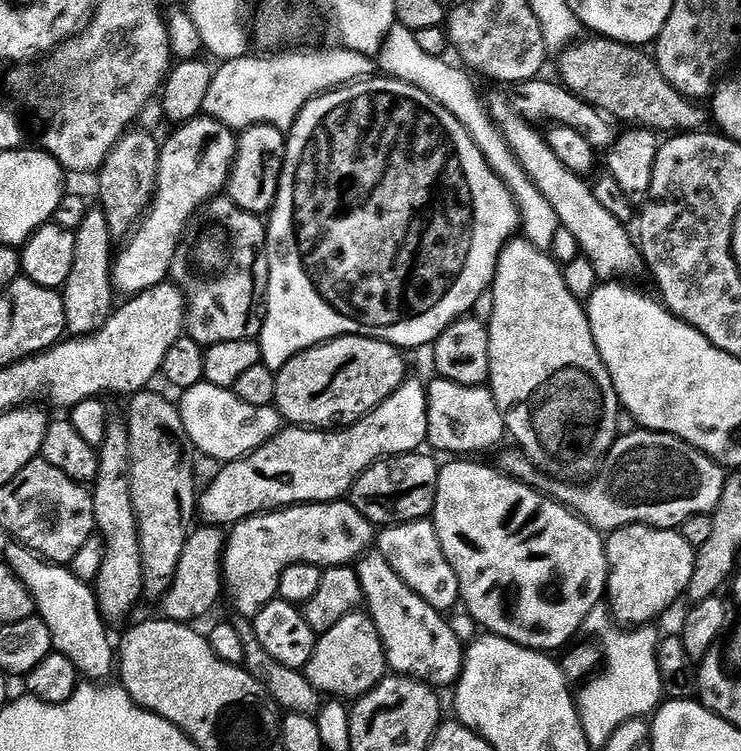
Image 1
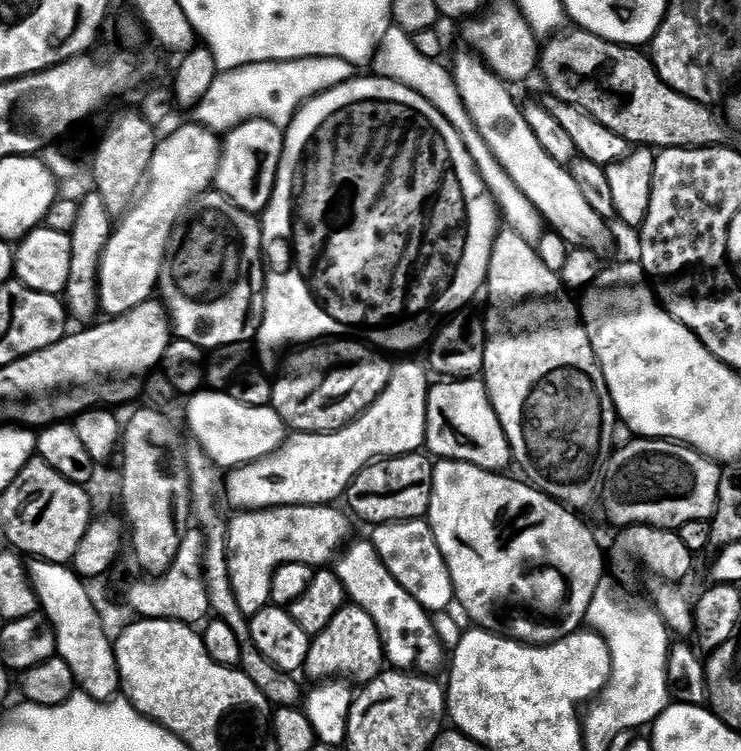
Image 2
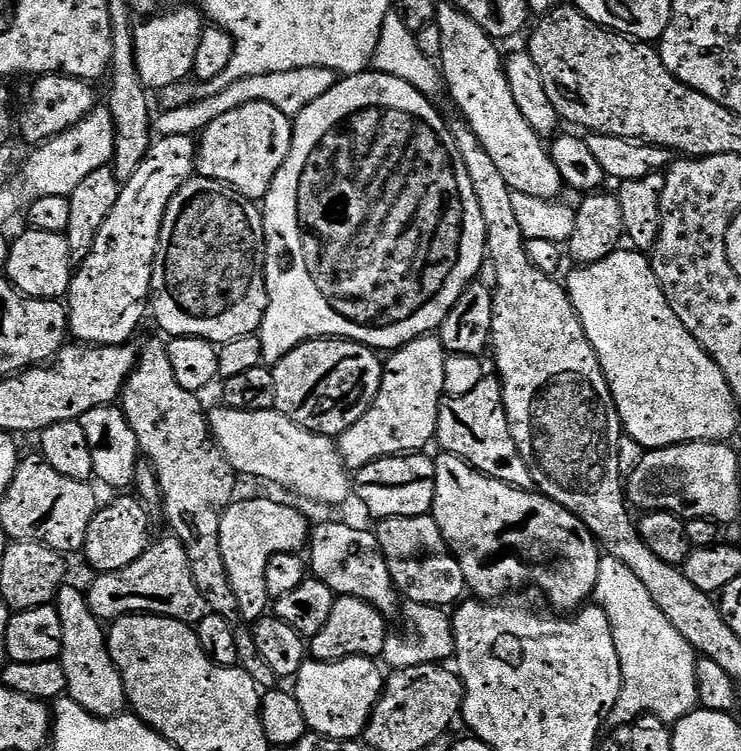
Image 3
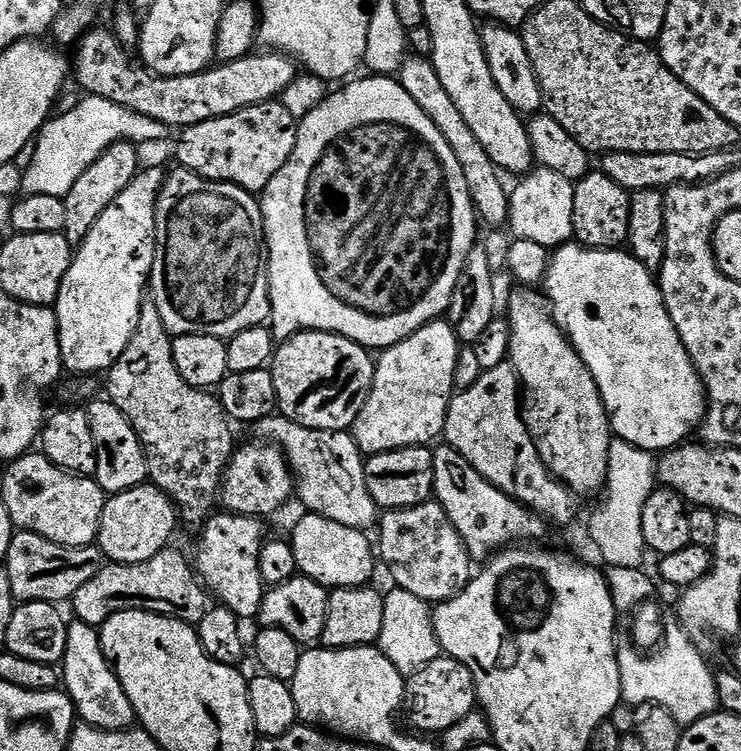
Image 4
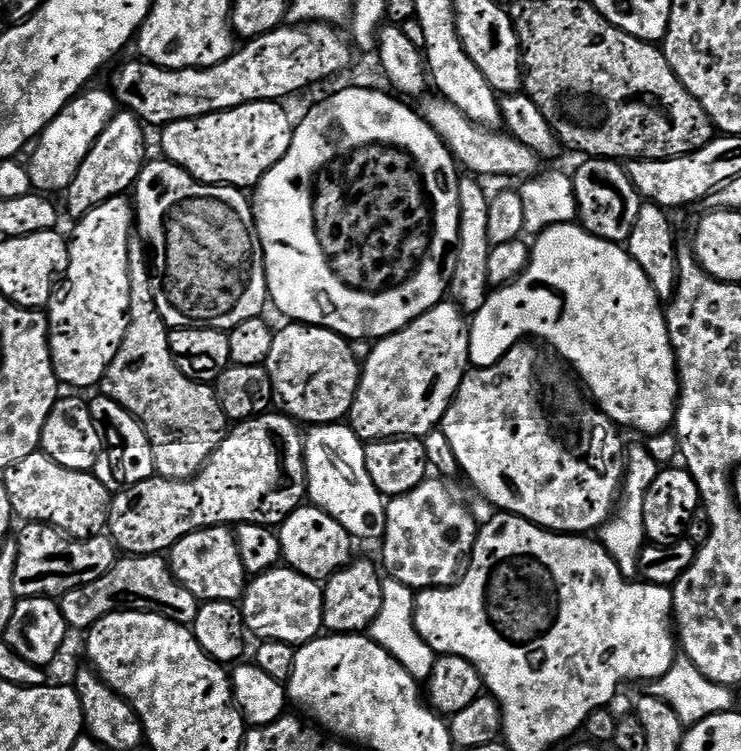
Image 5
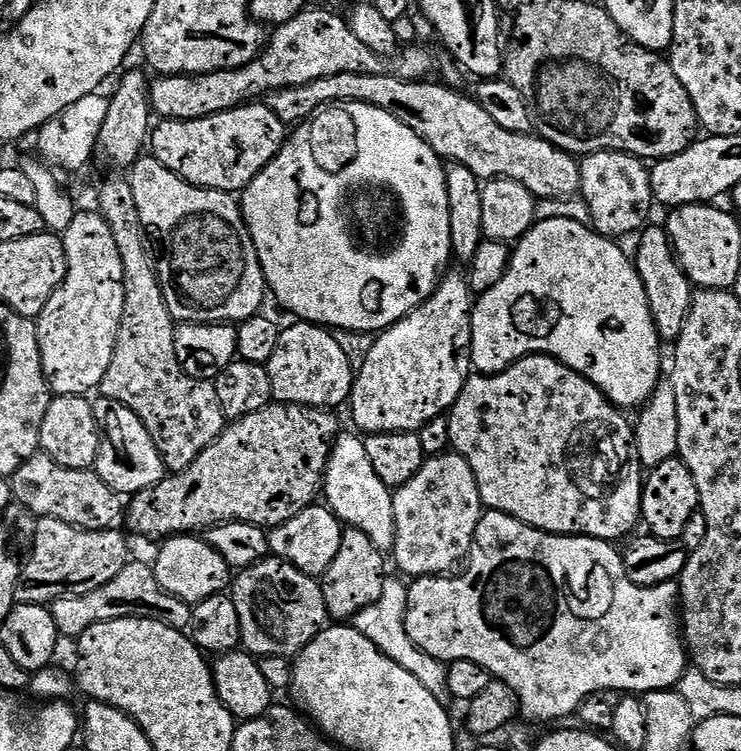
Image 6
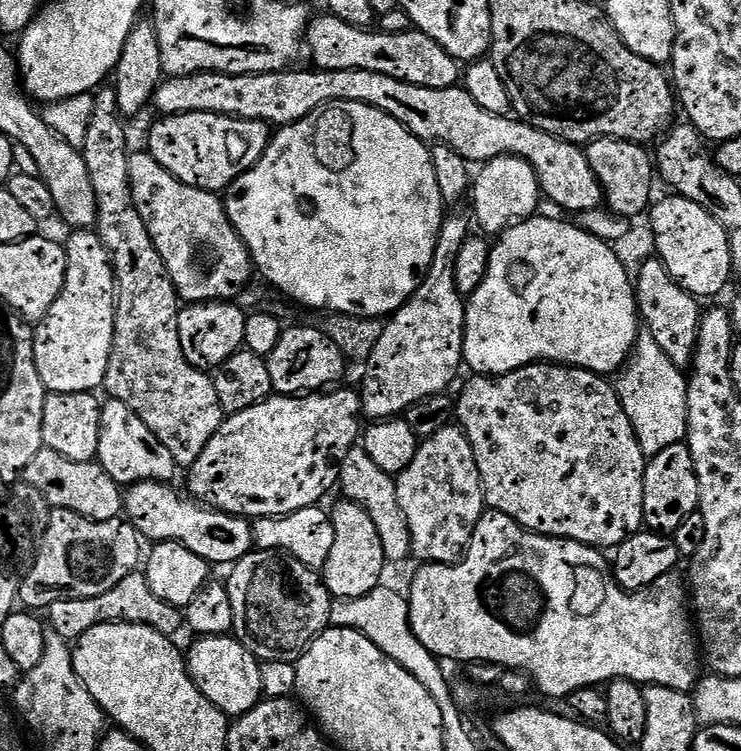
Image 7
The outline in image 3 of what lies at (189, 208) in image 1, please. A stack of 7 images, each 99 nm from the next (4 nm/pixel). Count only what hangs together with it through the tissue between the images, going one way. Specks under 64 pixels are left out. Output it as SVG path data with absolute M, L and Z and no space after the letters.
M160 136L153 139L152 149L148 151L148 156L142 162L142 166L138 166L138 170L134 170L134 178L123 181L120 189L120 197L118 202L114 202L114 210L110 210L110 214L106 218L106 222L102 222L102 230L98 230L98 238L94 238L94 246L90 250L90 254L75 269L72 281L68 287L66 297L66 307L68 309L68 326L71 335L82 344L127 344L133 338L136 327L140 324L144 312L146 316L146 301L149 299L152 290L152 269L158 263L158 253L160 250L160 231L162 230L162 222L166 214L166 206L170 206L170 198L174 198L174 194L178 194L178 190L186 181L191 180L197 171L196 157L198 155L198 144L193 137L190 136Z

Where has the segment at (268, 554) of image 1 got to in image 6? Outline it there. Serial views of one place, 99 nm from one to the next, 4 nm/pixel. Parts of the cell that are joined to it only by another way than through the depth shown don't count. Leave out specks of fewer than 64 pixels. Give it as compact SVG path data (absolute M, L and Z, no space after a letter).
M181 534L167 537L161 544L164 545L157 550L156 564L151 565L151 570L162 590L193 606L206 602L206 598L223 596L229 591L234 579L233 569L229 568L226 558L208 544L207 539L196 534Z

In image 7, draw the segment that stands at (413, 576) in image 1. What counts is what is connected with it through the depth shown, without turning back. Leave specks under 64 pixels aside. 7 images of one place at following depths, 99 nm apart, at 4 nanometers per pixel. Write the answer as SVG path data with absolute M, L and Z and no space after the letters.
M449 426L427 437L414 454L414 462L410 462L410 466L406 466L406 470L402 470L399 476L395 477L395 481L398 506L402 506L406 526L410 526L412 556L425 564L455 564L463 560L474 530L486 511L484 487L478 474L478 462L474 458L474 450L466 434L459 426Z

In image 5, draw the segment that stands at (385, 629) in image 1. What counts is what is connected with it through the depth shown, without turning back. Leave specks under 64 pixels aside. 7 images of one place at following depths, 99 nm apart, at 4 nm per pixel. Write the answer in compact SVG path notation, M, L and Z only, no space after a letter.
M301 506L285 518L284 523L279 525L278 535L282 546L282 560L287 567L293 568L298 574L317 582L323 582L342 570L347 564L352 563L354 553L354 541L352 535L330 514L326 514L315 506Z

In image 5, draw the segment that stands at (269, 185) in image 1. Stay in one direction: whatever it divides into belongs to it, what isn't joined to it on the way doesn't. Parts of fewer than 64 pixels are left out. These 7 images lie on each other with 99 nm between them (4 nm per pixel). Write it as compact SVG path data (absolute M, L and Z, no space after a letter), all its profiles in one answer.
M259 100L258 102L250 102L238 106L234 110L226 110L225 112L215 112L214 114L206 114L202 118L194 118L193 120L183 120L182 122L174 122L173 124L163 125L160 136L160 148L163 159L169 160L170 163L176 164L179 168L185 168L195 180L201 180L203 184L225 184L231 188L238 188L241 190L255 189L259 184L261 178L268 173L270 169L278 163L286 154L286 150L290 150L290 142L292 141L292 133L294 131L294 120L288 117L288 112L284 109L283 103L274 100Z

